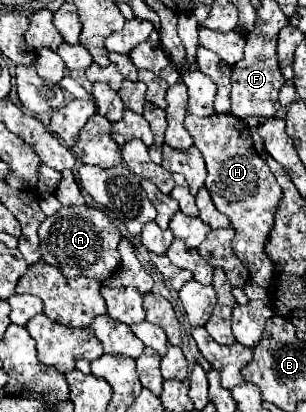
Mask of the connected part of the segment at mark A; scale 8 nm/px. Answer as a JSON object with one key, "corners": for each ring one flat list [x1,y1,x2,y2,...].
{"corners":[[90,206,60,208,56,214,46,216,46,220,40,224,38,236,42,260,56,266,68,278,86,276,104,282,120,264,120,254,116,248,122,236,102,210]]}

